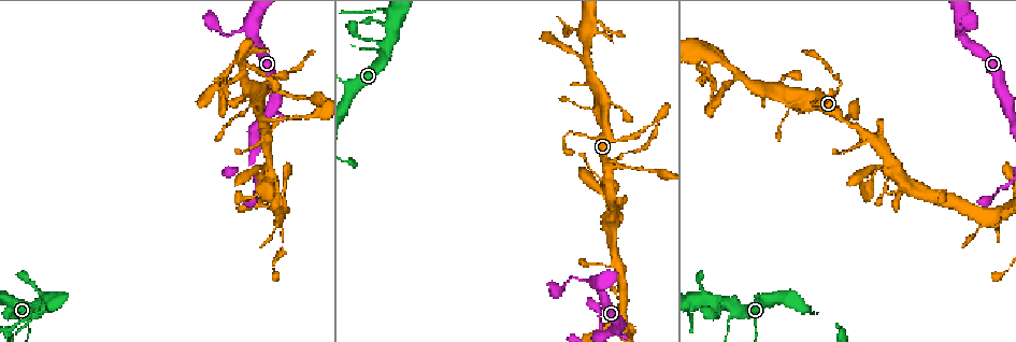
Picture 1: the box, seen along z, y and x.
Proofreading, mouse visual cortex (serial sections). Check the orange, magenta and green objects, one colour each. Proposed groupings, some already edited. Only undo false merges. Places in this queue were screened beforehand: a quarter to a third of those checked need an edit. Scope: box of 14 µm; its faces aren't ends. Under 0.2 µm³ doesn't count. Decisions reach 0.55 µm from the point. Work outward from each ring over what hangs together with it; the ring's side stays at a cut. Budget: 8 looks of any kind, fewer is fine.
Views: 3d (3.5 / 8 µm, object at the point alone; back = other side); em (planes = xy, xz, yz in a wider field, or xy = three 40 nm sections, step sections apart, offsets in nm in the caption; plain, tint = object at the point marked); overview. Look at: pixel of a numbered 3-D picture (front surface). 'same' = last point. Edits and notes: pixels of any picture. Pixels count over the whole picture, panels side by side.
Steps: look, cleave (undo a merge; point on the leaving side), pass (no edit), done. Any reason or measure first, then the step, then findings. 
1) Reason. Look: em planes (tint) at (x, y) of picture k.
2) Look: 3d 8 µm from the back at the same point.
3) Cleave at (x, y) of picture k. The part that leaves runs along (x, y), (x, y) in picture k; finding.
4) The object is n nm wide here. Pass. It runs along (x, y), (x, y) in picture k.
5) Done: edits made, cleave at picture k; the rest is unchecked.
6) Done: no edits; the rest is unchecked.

Three arms meet. Look: 3d 8 µm at (262, 123) of picture 1.

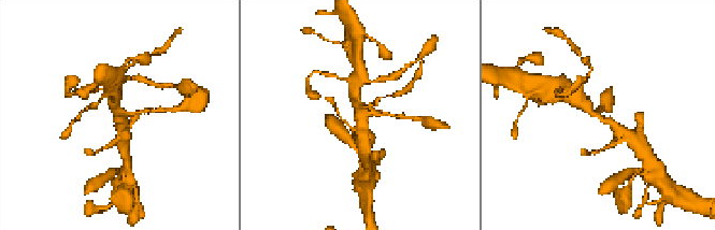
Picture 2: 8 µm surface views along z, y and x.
Zoom in. Look: 3d 3.5 µm at (120, 113) of picture 2.

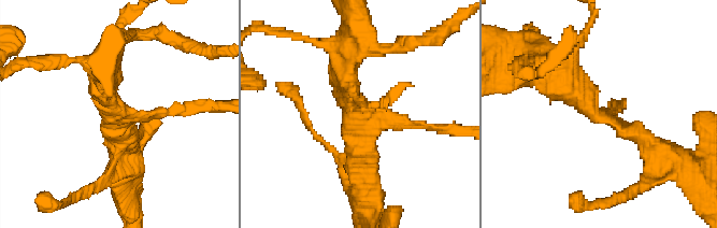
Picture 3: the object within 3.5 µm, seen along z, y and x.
3 arms meet here; the arms are 150, 300, 350 nm wide; shape alone is not enough. Look: em xy step 5 (tint) at (361, 116) of picture 3.

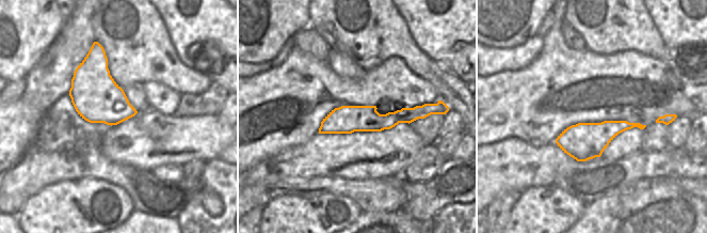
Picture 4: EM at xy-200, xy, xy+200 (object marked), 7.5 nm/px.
Pass. It runs along (554, 67), (594, 113), (663, 148) in picture 3; one cell here.

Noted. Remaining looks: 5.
Sudden change in width. Look: 3d 8 µm from the back at (853, 114) of picture 1.

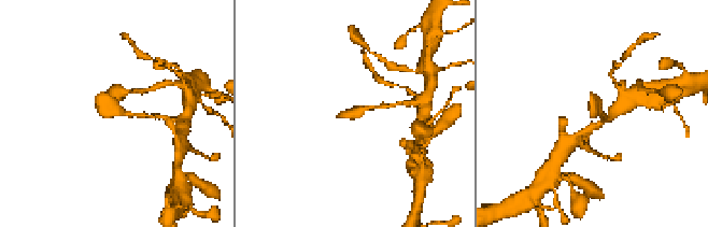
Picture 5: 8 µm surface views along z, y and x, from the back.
Look: 3d 3.5 µm at (358, 110) of picture 5.

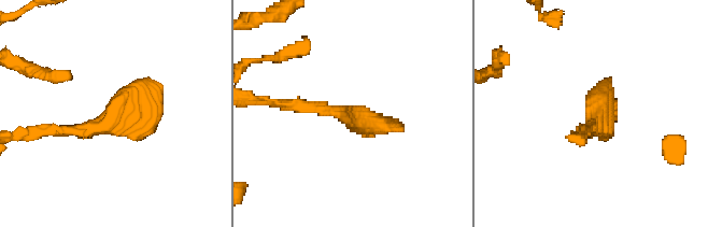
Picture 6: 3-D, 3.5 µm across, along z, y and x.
Pass. It runs along (50, 130), (102, 127), (155, 84) in picture 6; one cell here.

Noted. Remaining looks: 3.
Sudden change in width. Look: 3d 3.5 µm at (731, 316) of picture 1.

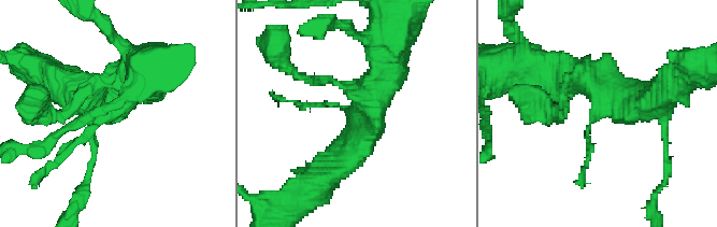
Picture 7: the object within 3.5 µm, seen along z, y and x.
The arms are 100, 450 nm wide. Look: em xy step 5 (tint) at (592, 118) of picture 7.

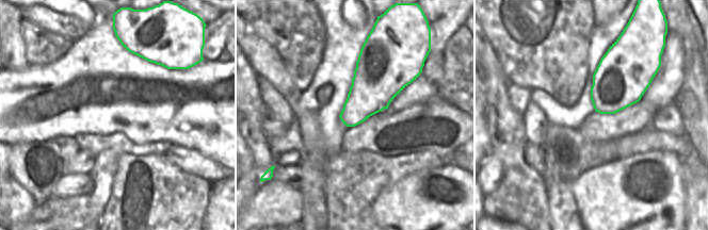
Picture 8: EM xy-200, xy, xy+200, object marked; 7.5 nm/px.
Pass. It runs along (103, 104), (123, 94), (113, 111), (51, 164) in picture 7; one cell here.

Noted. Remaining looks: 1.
Done: no edits; the rest is unchecked.

